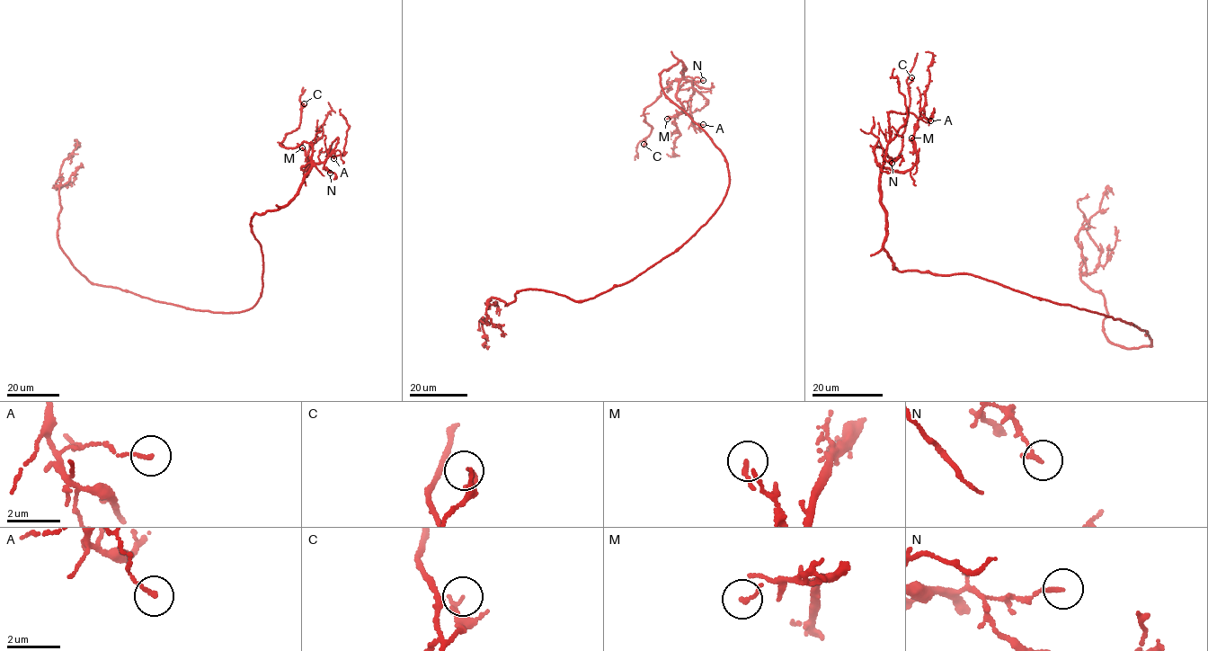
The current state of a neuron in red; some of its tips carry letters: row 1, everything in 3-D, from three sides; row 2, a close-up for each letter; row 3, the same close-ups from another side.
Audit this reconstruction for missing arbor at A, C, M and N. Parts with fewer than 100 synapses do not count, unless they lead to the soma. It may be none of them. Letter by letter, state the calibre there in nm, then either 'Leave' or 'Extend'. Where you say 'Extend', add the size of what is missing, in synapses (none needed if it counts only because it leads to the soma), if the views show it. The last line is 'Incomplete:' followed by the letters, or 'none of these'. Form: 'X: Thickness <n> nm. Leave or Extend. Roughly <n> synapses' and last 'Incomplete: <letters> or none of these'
A: Thickness 120 nm. Leave
C: Thickness 170 nm. Leave
M: Thickness 130 nm. Leave
N: Thickness 150 nm. Leave
Incomplete: none of these

